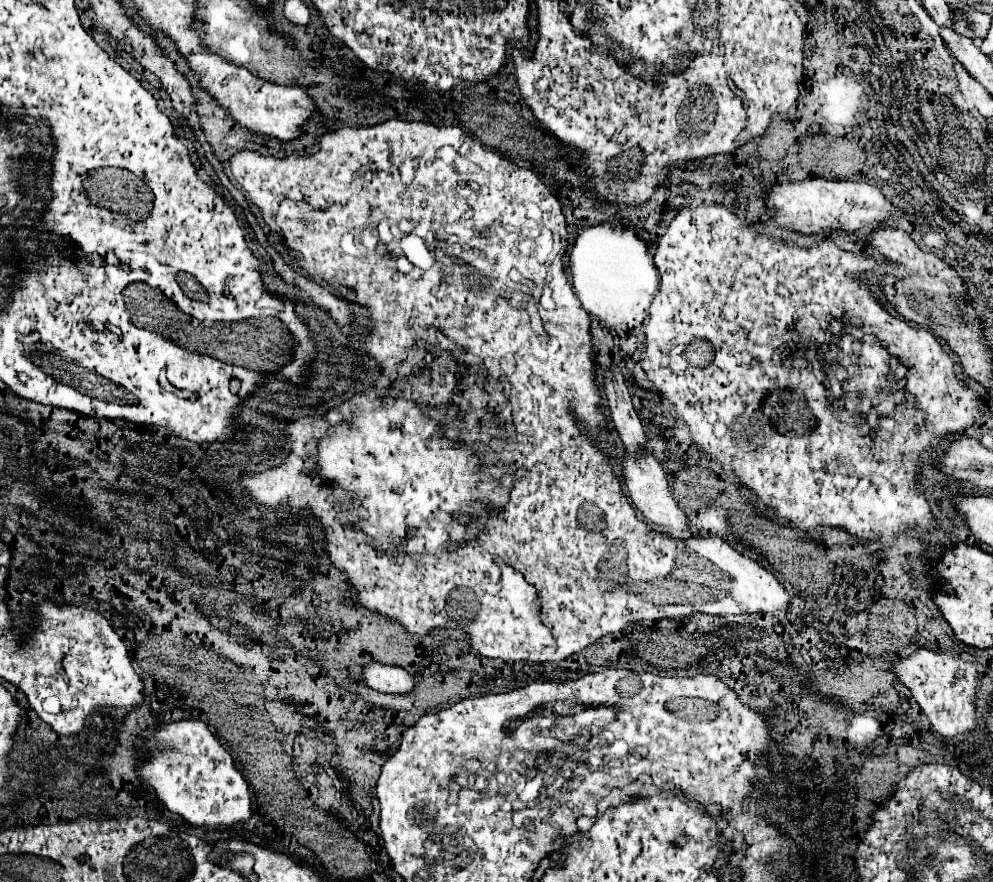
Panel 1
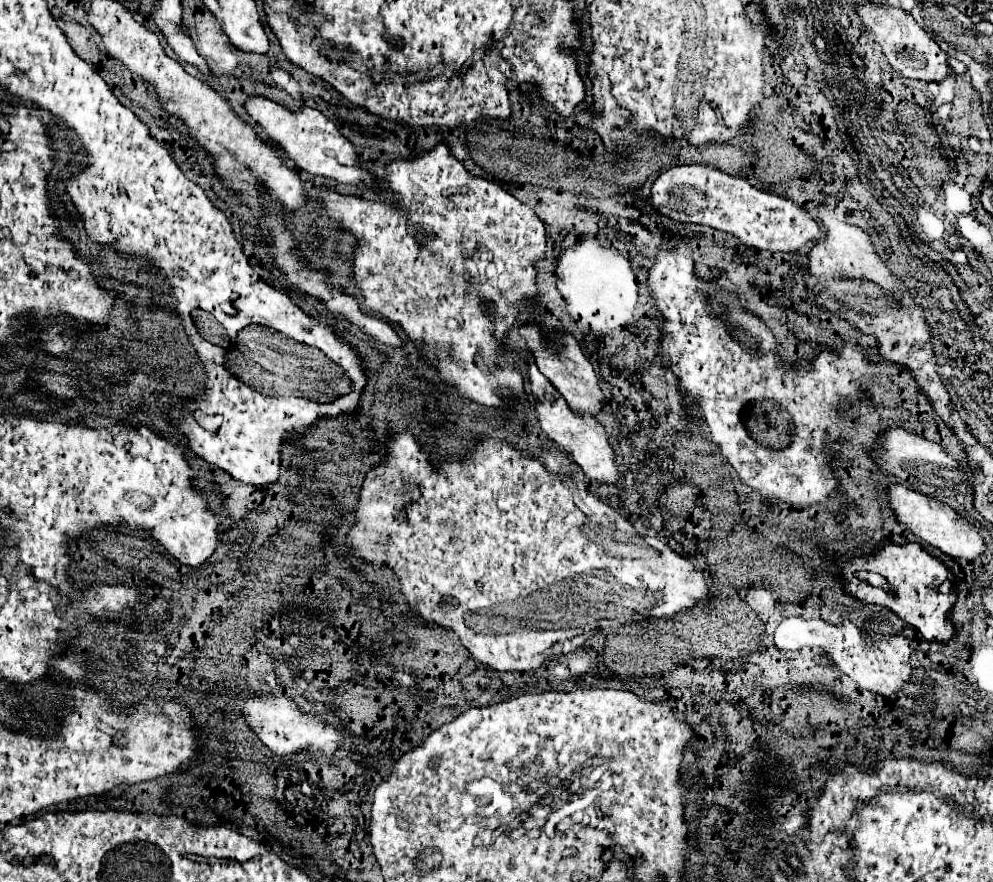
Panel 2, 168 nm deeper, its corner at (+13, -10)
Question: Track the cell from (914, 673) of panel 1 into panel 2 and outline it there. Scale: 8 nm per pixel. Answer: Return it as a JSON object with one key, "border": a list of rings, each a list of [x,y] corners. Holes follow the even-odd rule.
{"border":[[[789,617],[775,631],[775,645],[801,649],[801,647],[821,647],[829,653],[829,657],[839,665],[839,669],[849,675],[855,683],[863,683],[863,689],[875,691],[885,699],[895,701],[897,693],[911,683],[911,665],[909,665],[909,641],[905,637],[893,637],[887,641],[867,641],[861,629],[853,623],[843,623],[841,627],[833,627],[821,619],[803,619]]]}

